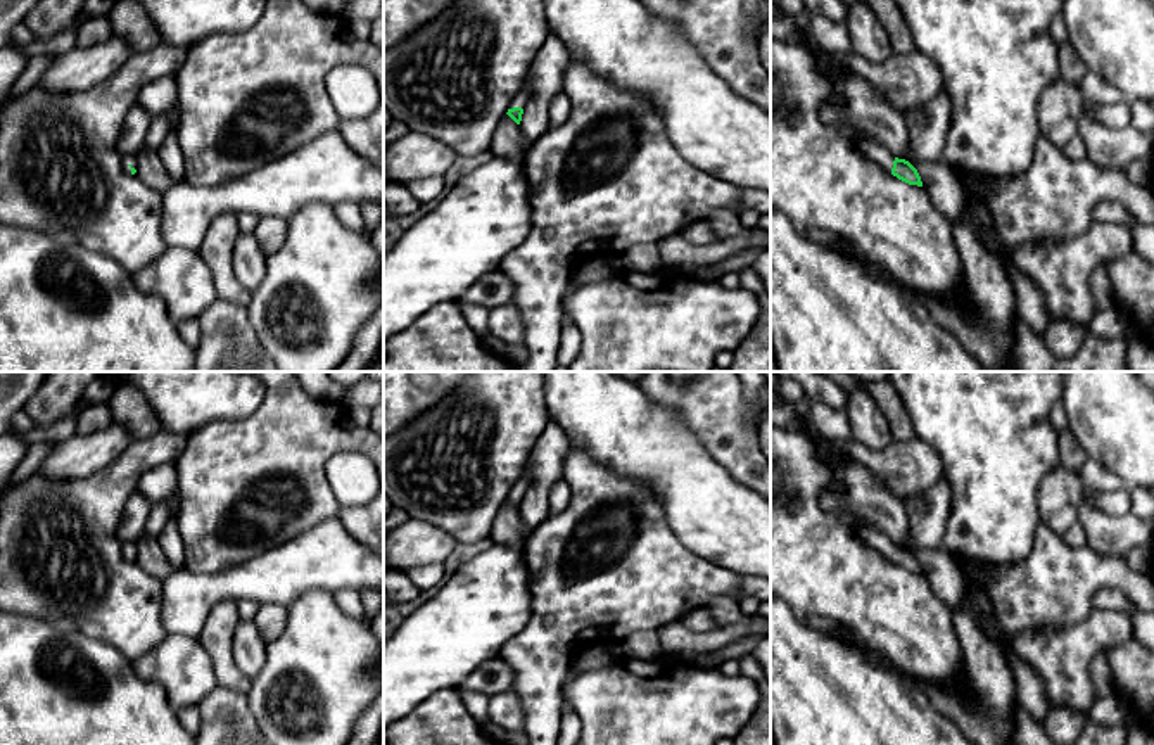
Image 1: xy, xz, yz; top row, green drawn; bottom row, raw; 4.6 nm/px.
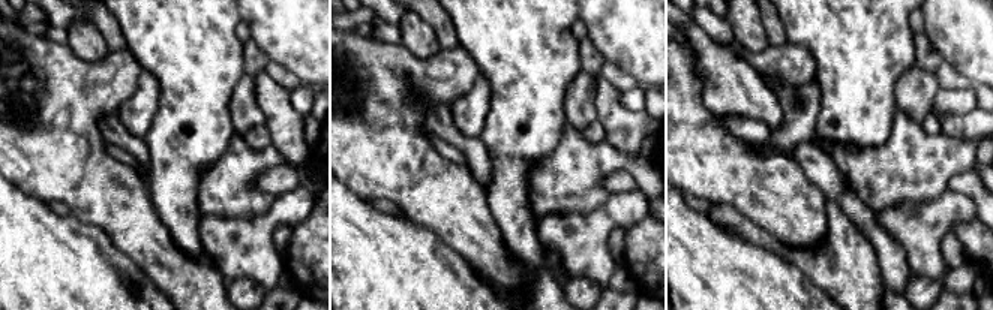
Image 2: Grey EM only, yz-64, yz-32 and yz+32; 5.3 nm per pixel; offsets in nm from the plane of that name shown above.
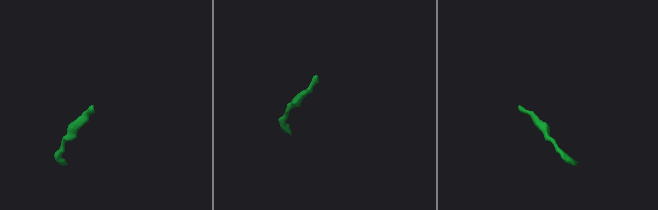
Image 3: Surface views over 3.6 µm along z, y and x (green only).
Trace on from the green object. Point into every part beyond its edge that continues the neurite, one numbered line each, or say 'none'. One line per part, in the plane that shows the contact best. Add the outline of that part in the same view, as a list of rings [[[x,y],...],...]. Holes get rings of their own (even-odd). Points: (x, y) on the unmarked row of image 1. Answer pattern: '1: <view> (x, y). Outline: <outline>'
1: xy (159, 515). Outline: [[[162,501],[155,503],[145,524],[143,534],[140,538],[157,539],[162,529],[166,527],[166,524],[169,522],[169,517],[171,517],[169,508]],[[138,539],[123,544],[124,558],[130,562],[133,555],[135,557],[138,555]]]

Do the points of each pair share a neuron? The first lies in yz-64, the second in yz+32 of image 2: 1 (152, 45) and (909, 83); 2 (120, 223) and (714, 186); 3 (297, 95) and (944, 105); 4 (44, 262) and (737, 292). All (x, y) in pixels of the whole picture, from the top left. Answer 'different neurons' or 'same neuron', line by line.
1: different neurons
2: same neuron
3: same neuron
4: same neuron

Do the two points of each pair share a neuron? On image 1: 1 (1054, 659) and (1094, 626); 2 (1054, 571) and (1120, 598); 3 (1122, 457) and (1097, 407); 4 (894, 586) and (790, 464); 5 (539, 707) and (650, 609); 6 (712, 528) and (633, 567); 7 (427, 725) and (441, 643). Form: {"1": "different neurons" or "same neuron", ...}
{"1": "same neuron", "2": "different neurons", "3": "same neuron", "4": "same neuron", "5": "same neuron", "6": "different neurons", "7": "different neurons"}

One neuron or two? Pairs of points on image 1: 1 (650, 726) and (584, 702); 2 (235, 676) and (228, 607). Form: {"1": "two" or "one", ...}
{"1": "one", "2": "one"}

